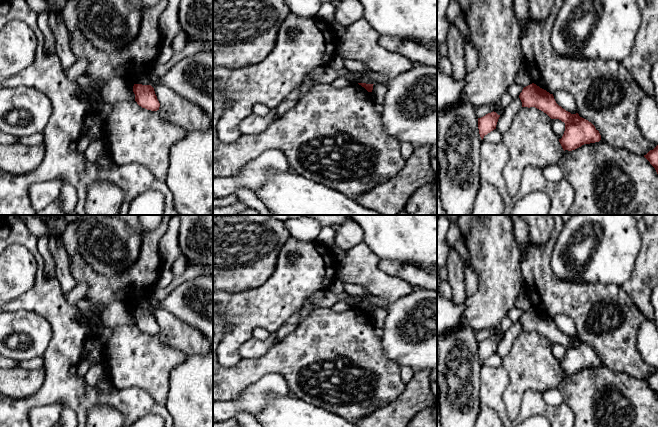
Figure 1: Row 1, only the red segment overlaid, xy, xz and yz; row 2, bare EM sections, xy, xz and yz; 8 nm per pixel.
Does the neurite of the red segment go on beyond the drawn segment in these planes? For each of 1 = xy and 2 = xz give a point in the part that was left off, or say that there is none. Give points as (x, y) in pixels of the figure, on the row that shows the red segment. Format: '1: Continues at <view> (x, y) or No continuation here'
1: No continuation here
2: No continuation here

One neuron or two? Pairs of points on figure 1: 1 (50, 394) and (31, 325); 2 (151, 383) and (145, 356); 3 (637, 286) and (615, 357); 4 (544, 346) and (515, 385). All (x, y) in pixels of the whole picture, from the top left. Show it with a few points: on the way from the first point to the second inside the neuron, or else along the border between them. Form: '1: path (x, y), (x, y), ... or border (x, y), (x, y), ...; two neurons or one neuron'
1: border (51, 334), (51, 339), (42, 356); two neurons
2: path (151, 376), (145, 363); one neuron
3: border (620, 285), (645, 318); two neurons
4: path (534, 356), (530, 360), (530, 367), (524, 375); one neuron

